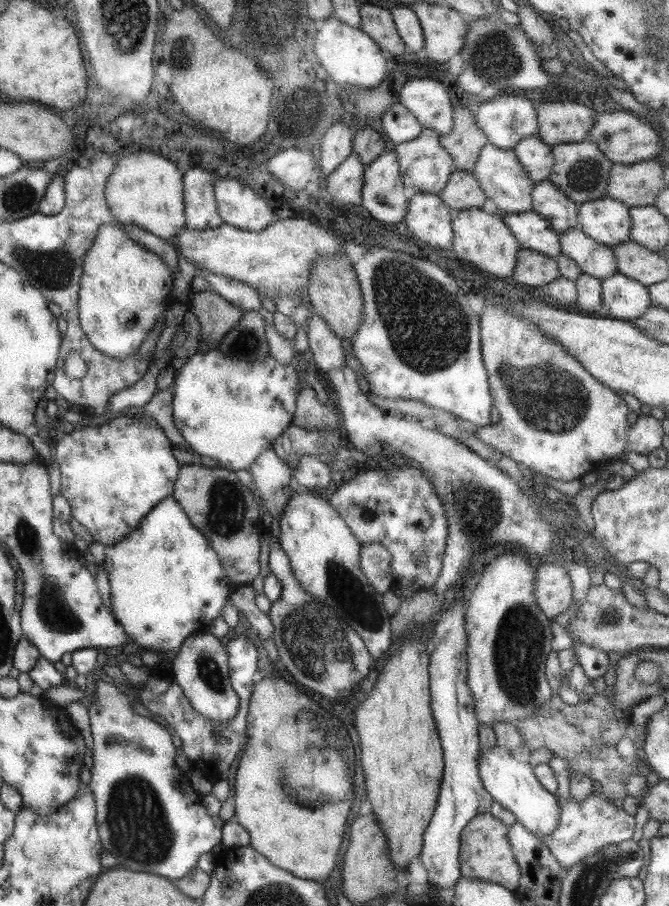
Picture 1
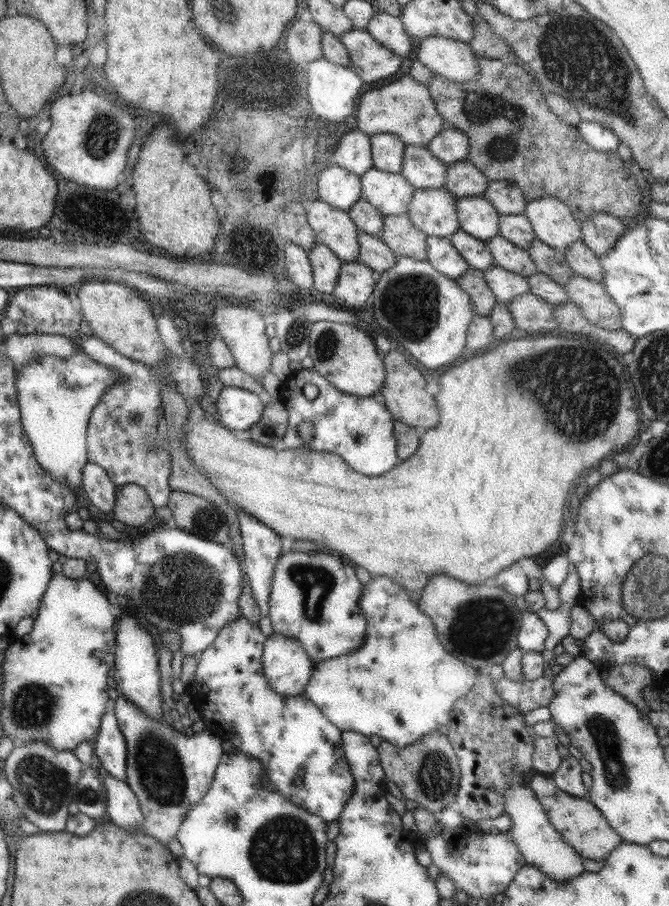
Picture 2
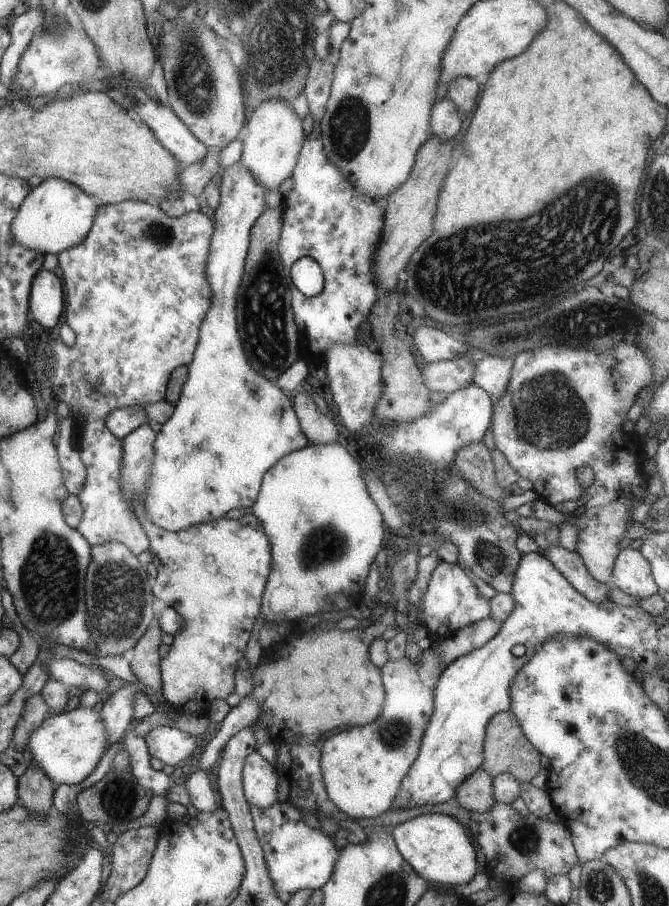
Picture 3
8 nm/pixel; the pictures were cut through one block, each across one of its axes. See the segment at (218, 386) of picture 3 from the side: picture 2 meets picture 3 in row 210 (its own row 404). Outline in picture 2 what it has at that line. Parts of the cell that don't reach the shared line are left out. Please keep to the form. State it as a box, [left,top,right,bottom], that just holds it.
[214,386,264,430]

